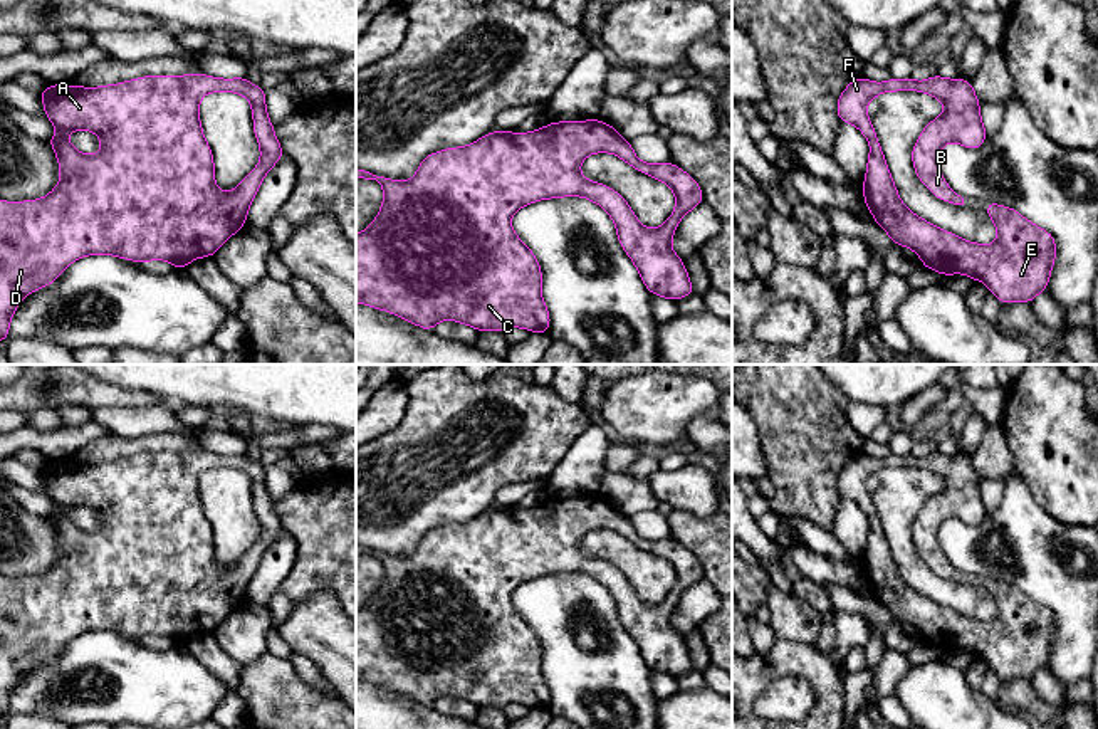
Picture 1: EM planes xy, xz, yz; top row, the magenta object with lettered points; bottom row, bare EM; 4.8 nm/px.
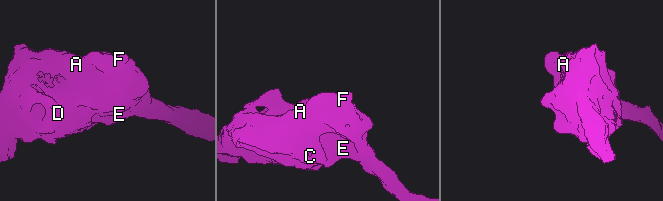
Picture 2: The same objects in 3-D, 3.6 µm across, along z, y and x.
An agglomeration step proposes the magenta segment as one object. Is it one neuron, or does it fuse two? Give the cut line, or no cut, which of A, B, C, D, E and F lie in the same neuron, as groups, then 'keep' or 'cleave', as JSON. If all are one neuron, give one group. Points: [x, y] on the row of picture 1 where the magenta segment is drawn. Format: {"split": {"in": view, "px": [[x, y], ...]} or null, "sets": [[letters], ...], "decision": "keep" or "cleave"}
{"split": null, "sets": [["A", "B", "C", "D", "E", "F"]], "decision": "keep"}

